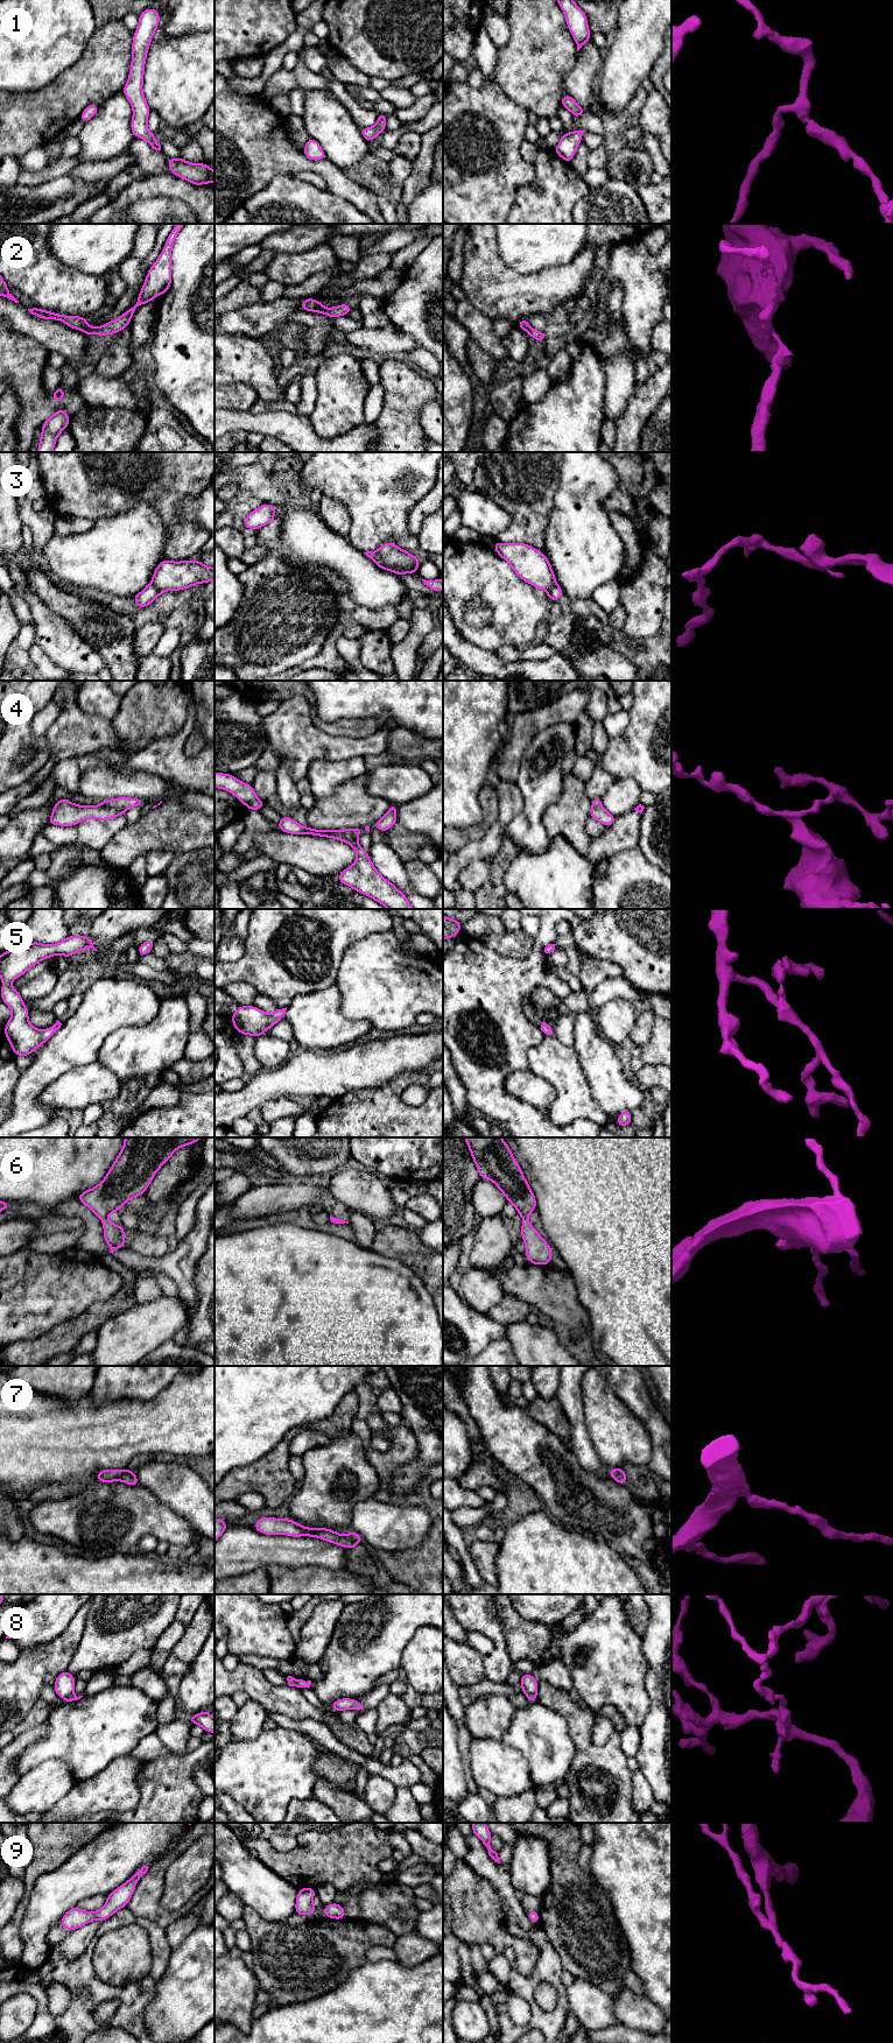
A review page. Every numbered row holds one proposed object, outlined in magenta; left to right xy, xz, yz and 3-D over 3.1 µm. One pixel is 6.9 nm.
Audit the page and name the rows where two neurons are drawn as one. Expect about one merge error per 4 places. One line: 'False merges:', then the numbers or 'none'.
False merges: 2, 3, 4, 8

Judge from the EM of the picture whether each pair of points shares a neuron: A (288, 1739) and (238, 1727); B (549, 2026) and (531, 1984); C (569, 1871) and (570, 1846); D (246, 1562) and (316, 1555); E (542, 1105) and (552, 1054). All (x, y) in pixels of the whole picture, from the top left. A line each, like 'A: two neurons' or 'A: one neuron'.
A: two neurons
B: one neuron
C: one neuron
D: one neuron
E: two neurons

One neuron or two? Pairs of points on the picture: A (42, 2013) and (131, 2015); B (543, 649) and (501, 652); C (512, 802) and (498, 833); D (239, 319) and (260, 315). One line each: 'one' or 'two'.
A: one
B: one
C: one
D: one

